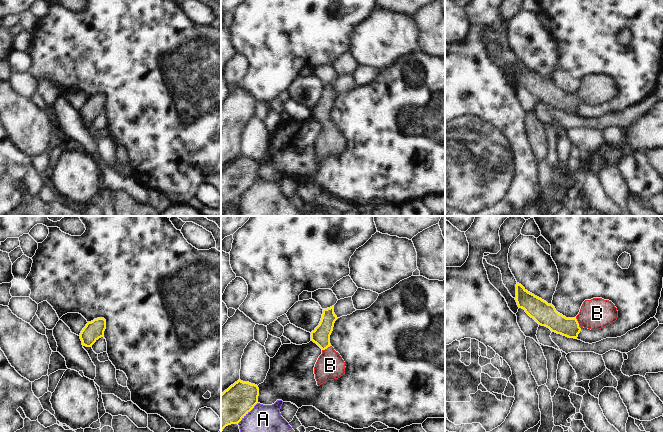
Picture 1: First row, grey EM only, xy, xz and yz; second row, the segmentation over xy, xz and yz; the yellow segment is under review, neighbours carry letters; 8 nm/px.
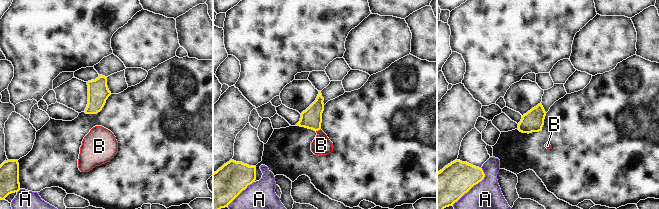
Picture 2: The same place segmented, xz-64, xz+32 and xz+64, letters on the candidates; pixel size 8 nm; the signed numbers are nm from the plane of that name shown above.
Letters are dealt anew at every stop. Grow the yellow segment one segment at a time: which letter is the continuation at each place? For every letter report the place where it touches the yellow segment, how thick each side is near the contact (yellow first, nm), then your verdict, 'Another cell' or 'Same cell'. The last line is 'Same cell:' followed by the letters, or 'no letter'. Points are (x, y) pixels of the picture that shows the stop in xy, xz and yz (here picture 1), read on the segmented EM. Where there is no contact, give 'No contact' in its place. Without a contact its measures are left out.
A: Touches yellow at xz (247, 413). Thickness 260 nm (yellow) against 220 nm. Another cell
B: Touches yellow at yz (578, 323). Thickness 160 nm (yellow) against 240 nm. Same cell
Same cell: B

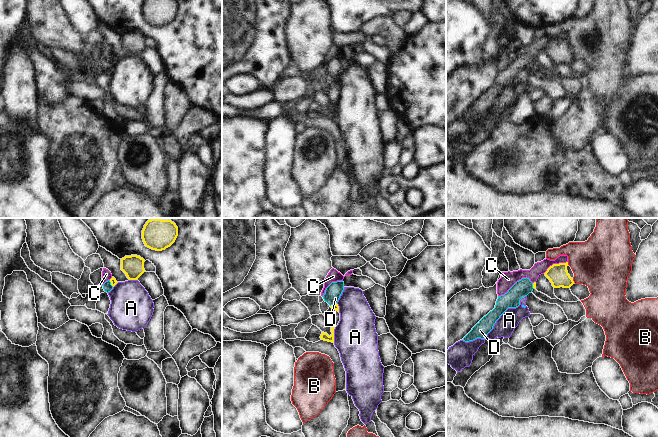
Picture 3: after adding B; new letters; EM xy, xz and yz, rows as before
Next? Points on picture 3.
A: Touches yellow at xz (333, 334). Thickness 60 nm (yellow) against 340 nm. Another cell
B: Touches yellow at yz (573, 281). Thickness 160 nm (yellow) against 400 nm. Another cell
C: Touches yellow at yz (555, 264). Thickness 160 nm (yellow) against 100 nm. Another cell
D: Touches yellow at xy (111, 283). Thickness 50 nm (yellow) against 70 nm. Another cell
Same cell: no letter

